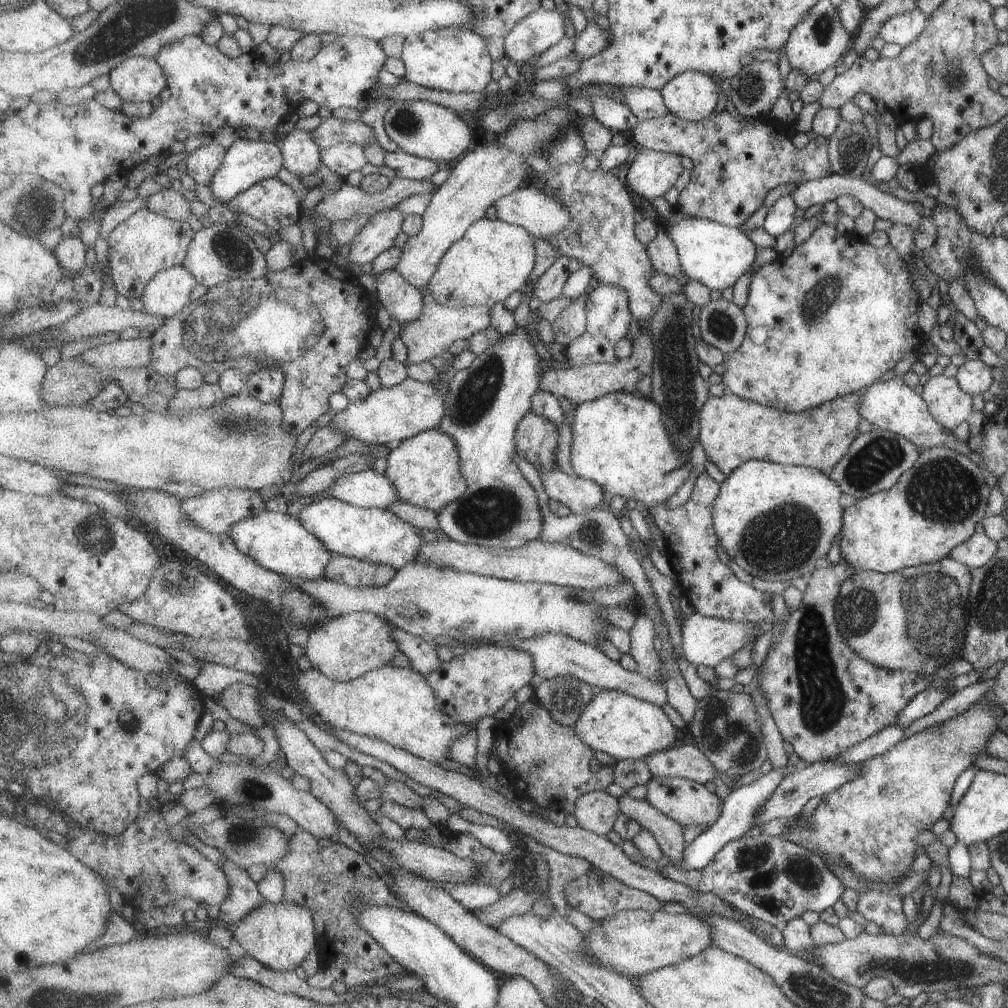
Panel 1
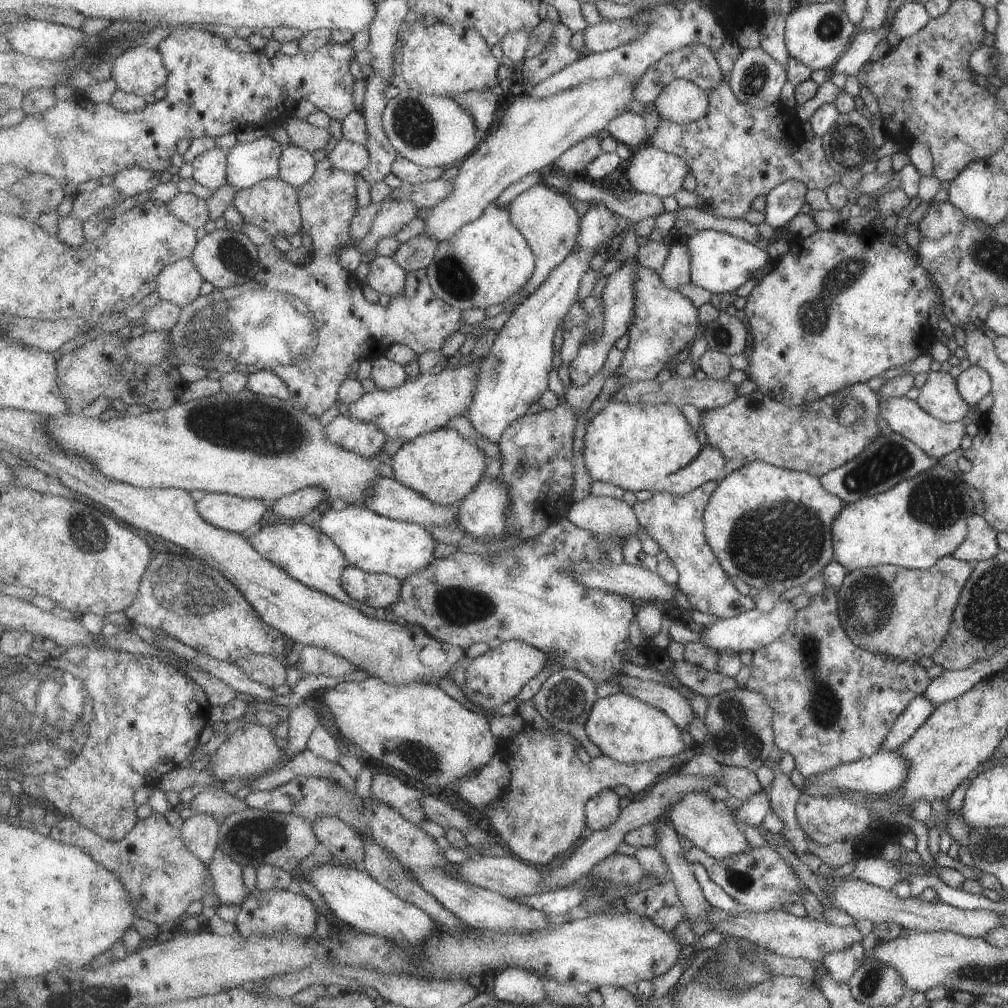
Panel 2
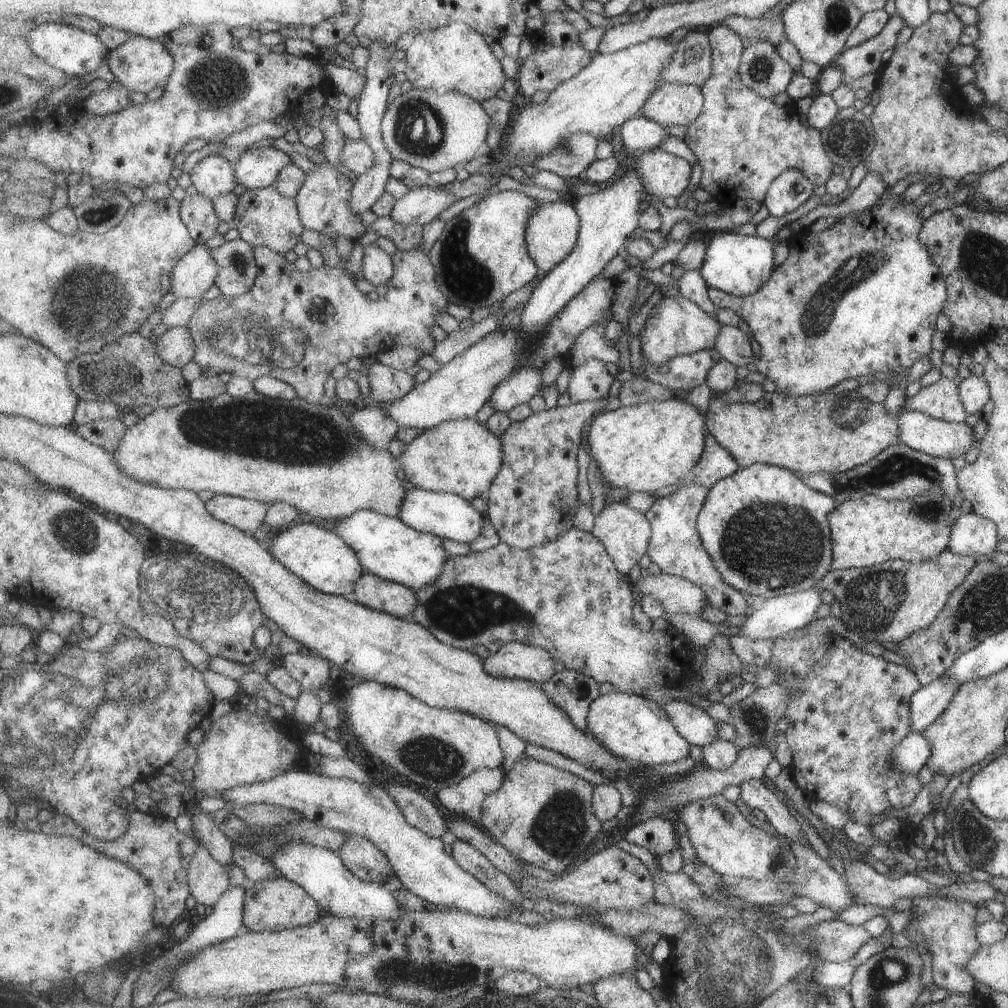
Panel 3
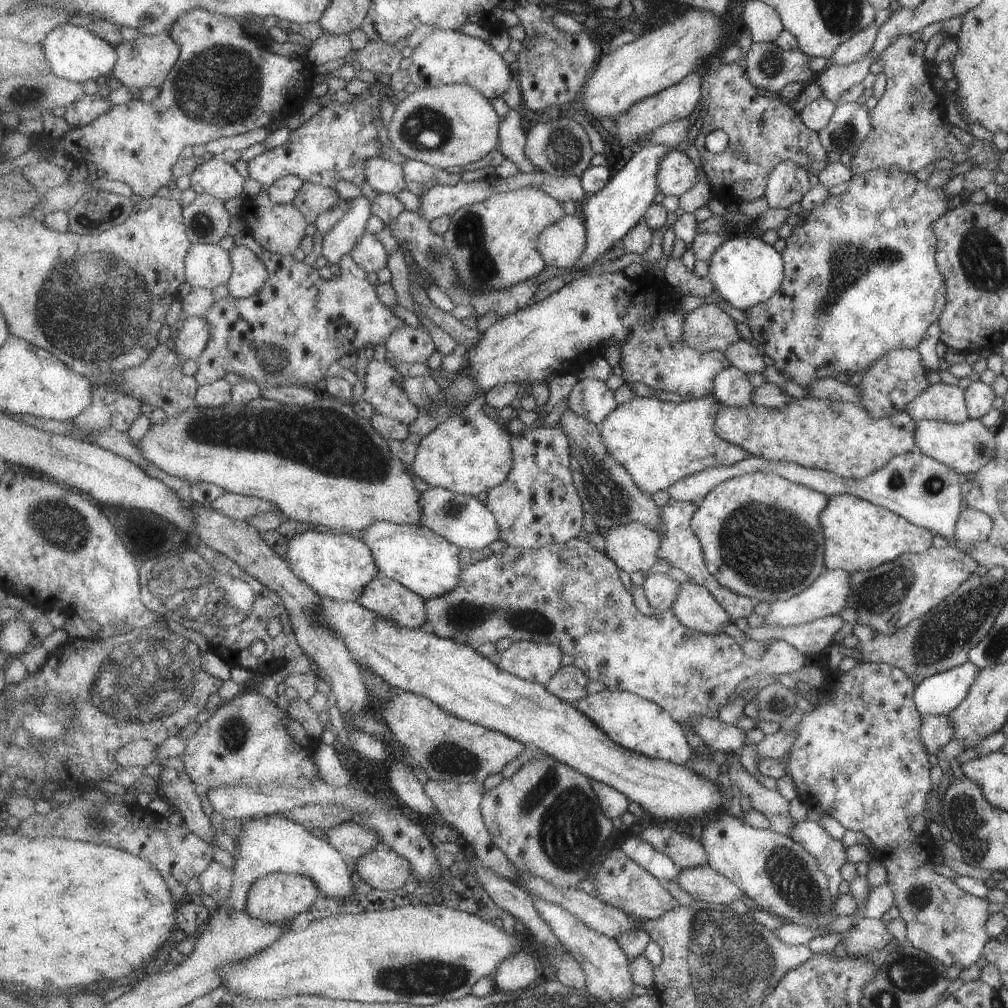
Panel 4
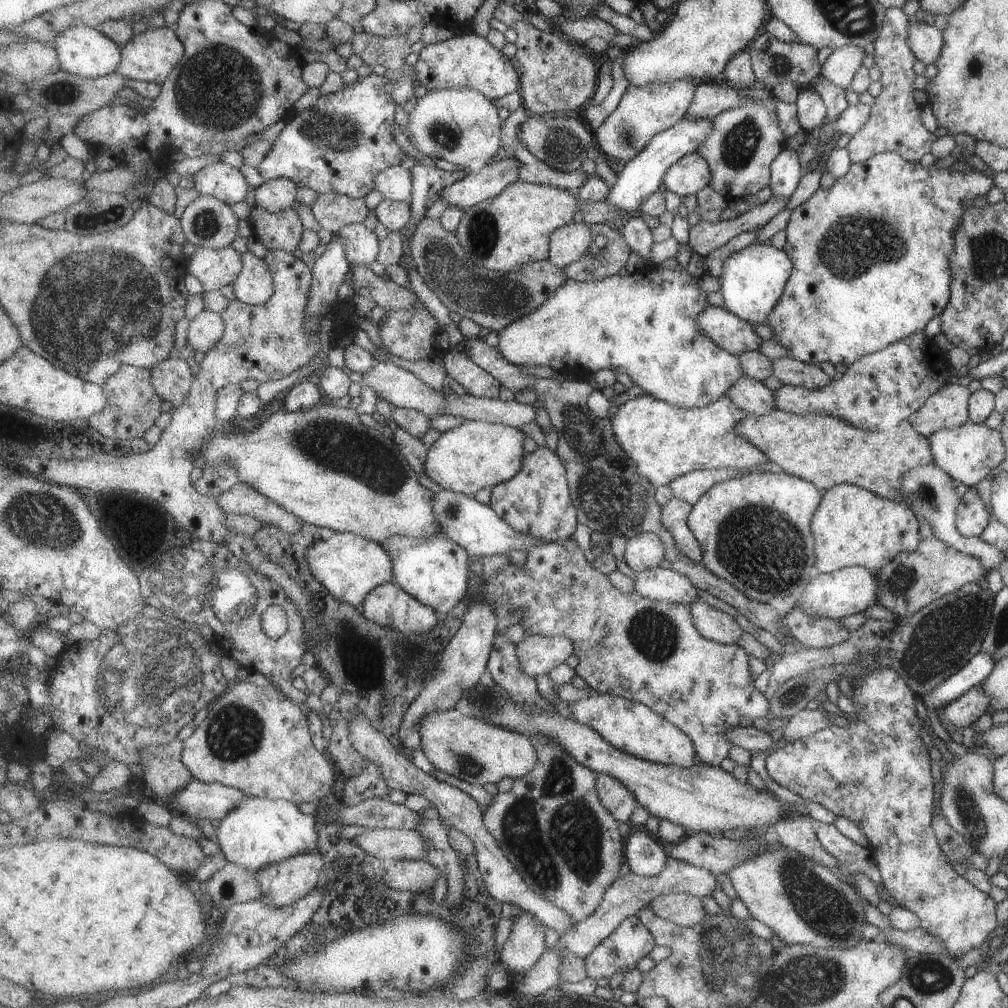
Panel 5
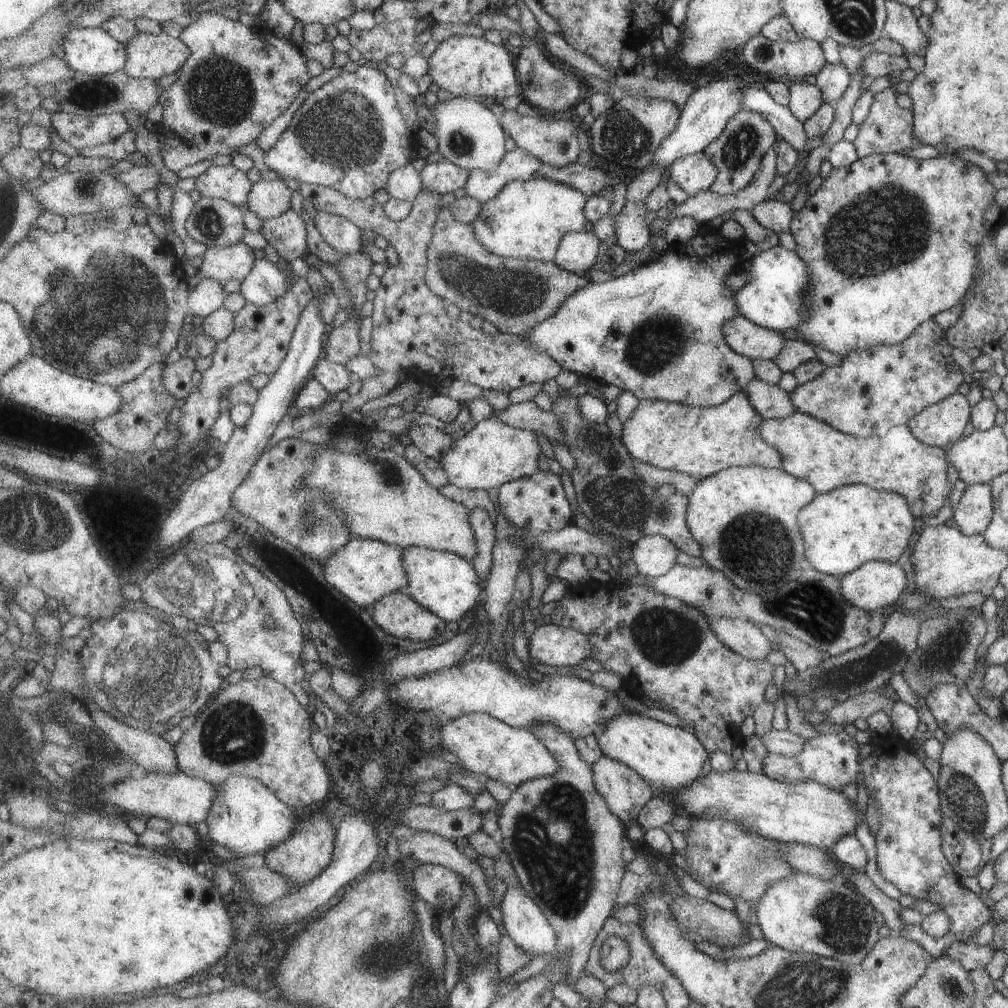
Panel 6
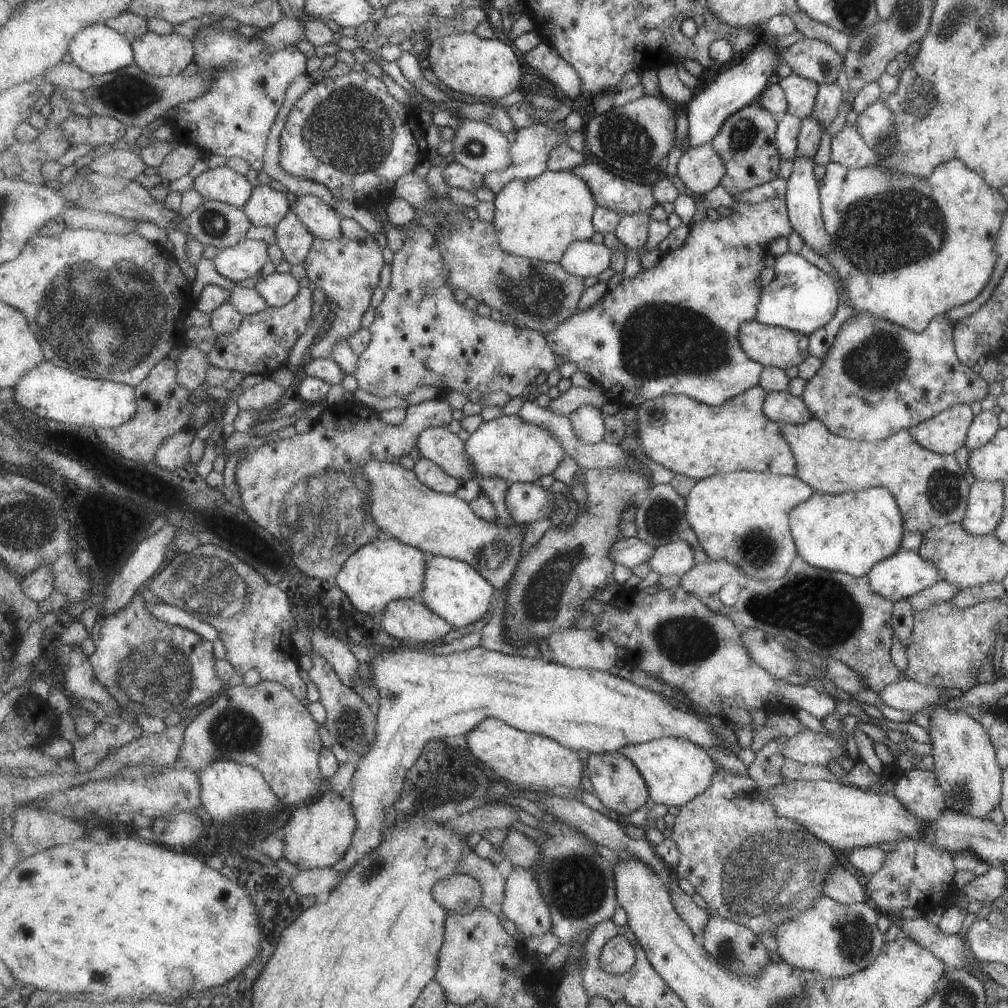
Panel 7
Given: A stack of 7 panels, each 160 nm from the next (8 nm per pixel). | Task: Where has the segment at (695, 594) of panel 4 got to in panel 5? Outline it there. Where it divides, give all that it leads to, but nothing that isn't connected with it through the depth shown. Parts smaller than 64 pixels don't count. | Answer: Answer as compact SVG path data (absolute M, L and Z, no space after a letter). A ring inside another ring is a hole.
M700 598L689 606L699 632L711 641L735 645L743 636L741 624L731 614L721 612Z

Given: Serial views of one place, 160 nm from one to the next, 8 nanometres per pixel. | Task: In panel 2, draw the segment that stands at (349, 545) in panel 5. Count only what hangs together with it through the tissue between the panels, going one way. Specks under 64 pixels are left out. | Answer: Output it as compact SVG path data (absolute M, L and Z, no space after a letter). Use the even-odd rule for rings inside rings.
M281 521L274 526L267 525L261 528L249 540L263 556L266 556L271 562L279 565L279 568L283 568L292 577L304 582L307 586L345 601L347 604L352 604L369 616L381 617L381 611L360 603L349 596L342 580L344 571L349 566L346 554L317 525L303 524L303 522L298 521Z

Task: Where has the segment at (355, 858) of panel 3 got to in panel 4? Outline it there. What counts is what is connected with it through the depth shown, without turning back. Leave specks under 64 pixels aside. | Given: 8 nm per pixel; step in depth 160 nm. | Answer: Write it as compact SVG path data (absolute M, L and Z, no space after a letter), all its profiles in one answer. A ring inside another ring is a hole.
M379 846L357 860L355 876L368 882L374 889L394 891L405 886L413 874L410 860L385 846Z

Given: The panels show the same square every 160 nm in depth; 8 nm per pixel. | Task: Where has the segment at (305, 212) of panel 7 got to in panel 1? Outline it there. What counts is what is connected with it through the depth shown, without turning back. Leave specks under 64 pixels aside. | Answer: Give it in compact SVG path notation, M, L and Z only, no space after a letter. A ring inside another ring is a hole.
M389 269L376 275L378 283L375 294L379 302L400 325L417 320L423 314L424 296L412 281L408 281L397 269Z

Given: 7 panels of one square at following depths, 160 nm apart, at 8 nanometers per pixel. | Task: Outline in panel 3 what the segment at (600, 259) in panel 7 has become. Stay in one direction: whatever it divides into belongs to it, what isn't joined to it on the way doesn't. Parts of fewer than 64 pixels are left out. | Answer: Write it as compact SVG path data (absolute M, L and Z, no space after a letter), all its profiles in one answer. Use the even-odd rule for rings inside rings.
M567 202L538 204L532 218L528 221L526 241L530 255L540 268L539 274L549 273L562 263L578 246L581 220L577 208Z

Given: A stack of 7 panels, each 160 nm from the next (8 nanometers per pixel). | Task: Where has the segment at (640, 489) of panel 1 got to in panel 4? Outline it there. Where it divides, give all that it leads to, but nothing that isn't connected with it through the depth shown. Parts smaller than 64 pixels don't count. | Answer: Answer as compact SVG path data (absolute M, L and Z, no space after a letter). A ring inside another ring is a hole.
M713 394L695 400L680 403L658 400L655 397L636 396L625 404L618 406L602 422L602 435L609 452L632 474L633 480L646 493L656 495L667 490L678 480L698 473L706 468L708 457L716 450L721 441L716 431L718 413L722 408L721 402Z

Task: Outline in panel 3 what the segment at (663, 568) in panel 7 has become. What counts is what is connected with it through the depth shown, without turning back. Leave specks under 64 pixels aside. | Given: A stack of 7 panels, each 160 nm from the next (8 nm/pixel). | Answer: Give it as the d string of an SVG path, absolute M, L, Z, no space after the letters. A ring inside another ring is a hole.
M618 502L607 505L596 516L592 533L603 541L615 566L624 575L628 575L635 568L635 564L639 564L641 556L648 554L653 536L651 521L645 516L645 513L631 508L627 503Z

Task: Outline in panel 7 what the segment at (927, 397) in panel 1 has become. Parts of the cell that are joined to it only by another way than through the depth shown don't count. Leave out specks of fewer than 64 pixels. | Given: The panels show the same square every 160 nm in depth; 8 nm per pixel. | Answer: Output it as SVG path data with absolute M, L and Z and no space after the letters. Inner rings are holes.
M960 404L946 408L938 415L907 428L917 444L940 455L953 455L965 440L967 426L971 424L971 408Z

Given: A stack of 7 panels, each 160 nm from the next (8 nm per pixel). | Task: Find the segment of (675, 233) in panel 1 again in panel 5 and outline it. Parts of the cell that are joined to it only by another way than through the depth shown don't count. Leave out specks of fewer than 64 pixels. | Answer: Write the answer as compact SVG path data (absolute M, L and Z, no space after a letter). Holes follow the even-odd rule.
M753 243L738 253L732 254L723 263L721 272L720 291L725 300L725 307L750 323L765 324L768 315L782 296L793 268L793 261L786 252L773 245Z

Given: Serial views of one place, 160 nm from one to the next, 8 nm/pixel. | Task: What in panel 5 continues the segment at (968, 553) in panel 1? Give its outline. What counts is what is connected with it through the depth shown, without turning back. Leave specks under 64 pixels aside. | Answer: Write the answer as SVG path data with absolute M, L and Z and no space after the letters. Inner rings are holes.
M969 487L958 500L955 513L956 529L964 537L978 536L989 522L990 510L985 508L978 492Z

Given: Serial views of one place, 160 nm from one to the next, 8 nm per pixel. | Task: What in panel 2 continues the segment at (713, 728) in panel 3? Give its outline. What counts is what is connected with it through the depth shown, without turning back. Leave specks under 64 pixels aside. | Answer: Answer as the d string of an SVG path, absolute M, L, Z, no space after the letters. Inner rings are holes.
M626 674L618 675L615 680L621 682L622 690L626 693L639 697L666 712L683 731L688 730L696 717L692 702L689 702L687 697L675 687L629 677Z

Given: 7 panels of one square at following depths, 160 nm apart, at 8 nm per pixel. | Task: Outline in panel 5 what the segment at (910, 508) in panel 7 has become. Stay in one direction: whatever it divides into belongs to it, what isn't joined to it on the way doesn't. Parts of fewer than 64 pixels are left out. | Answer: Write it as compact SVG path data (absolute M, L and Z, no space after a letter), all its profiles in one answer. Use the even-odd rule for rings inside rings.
M775 409L763 416L749 413L736 427L736 433L751 441L751 444L757 445L767 455L767 460L776 464L783 472L810 481L821 492L829 490L834 485L849 483L867 489L884 499L901 501L904 494L899 488L903 476L913 469L913 466L934 462L929 441L915 432L910 421L906 419L886 431L864 431L828 414L796 415Z

